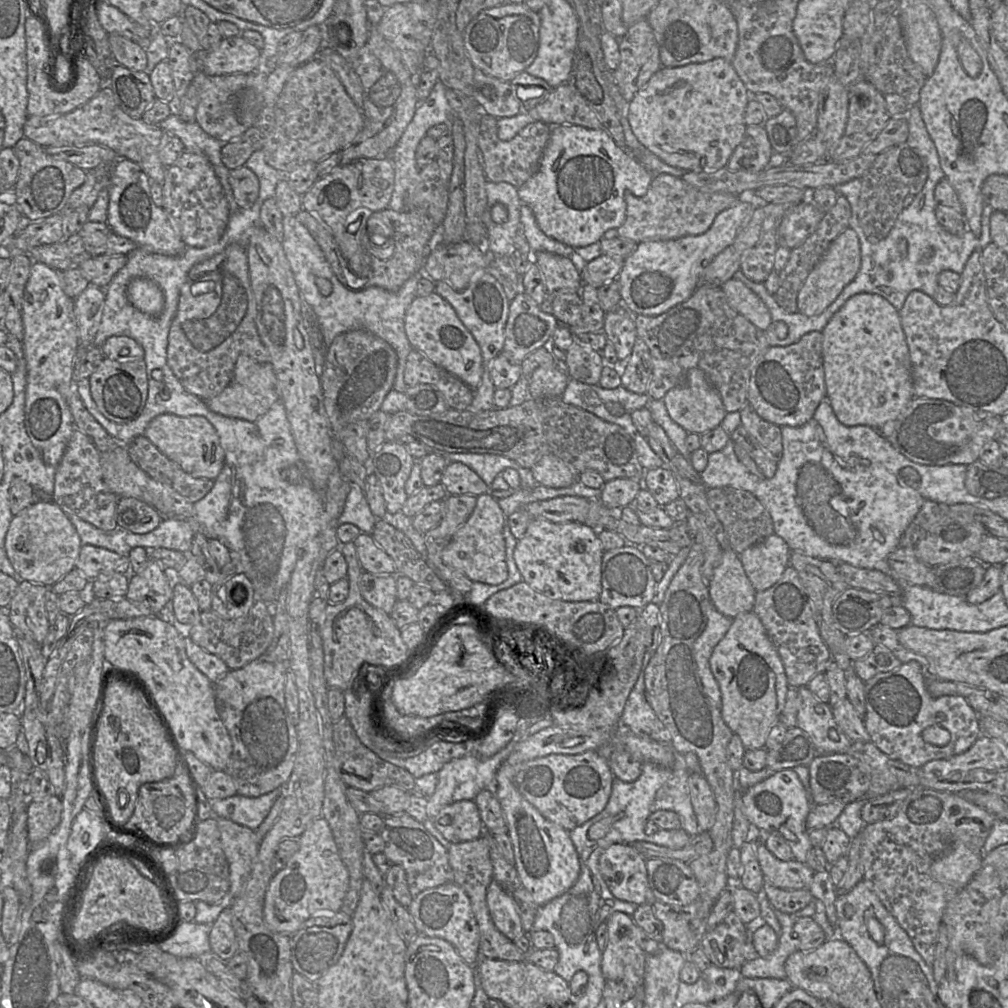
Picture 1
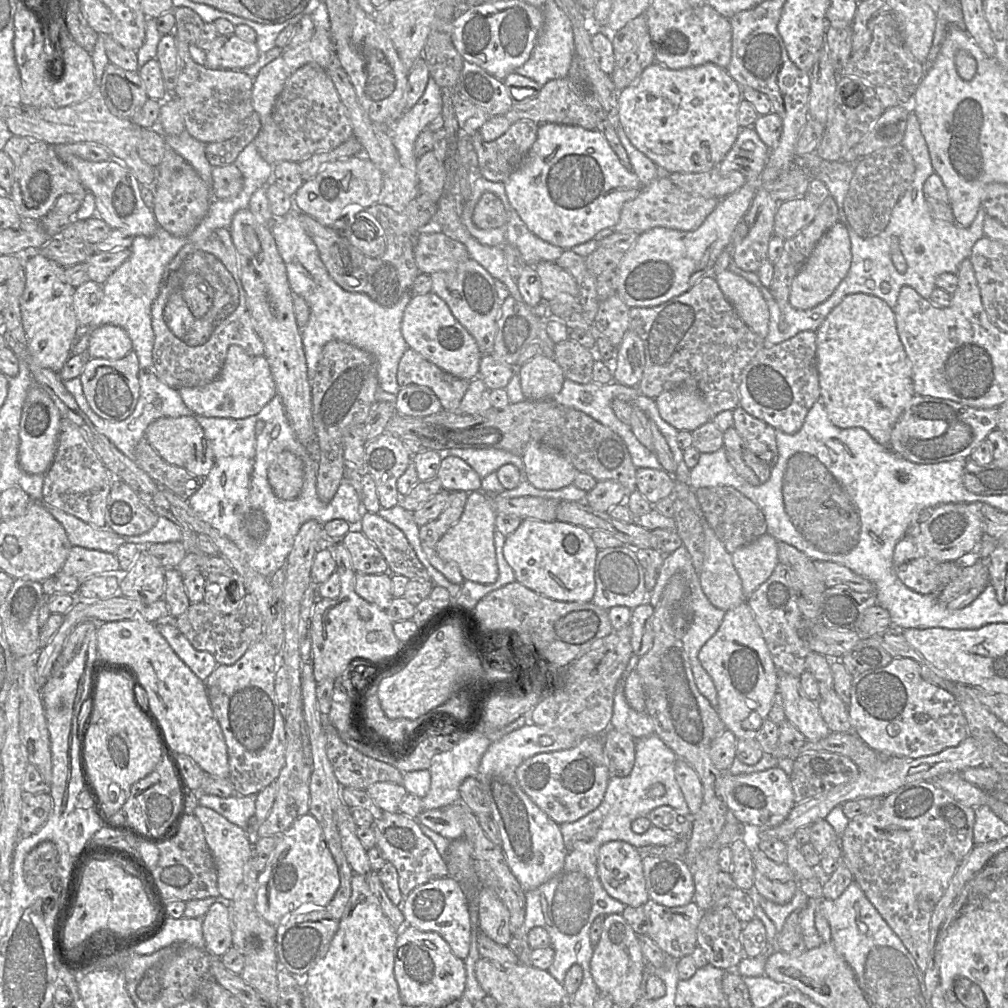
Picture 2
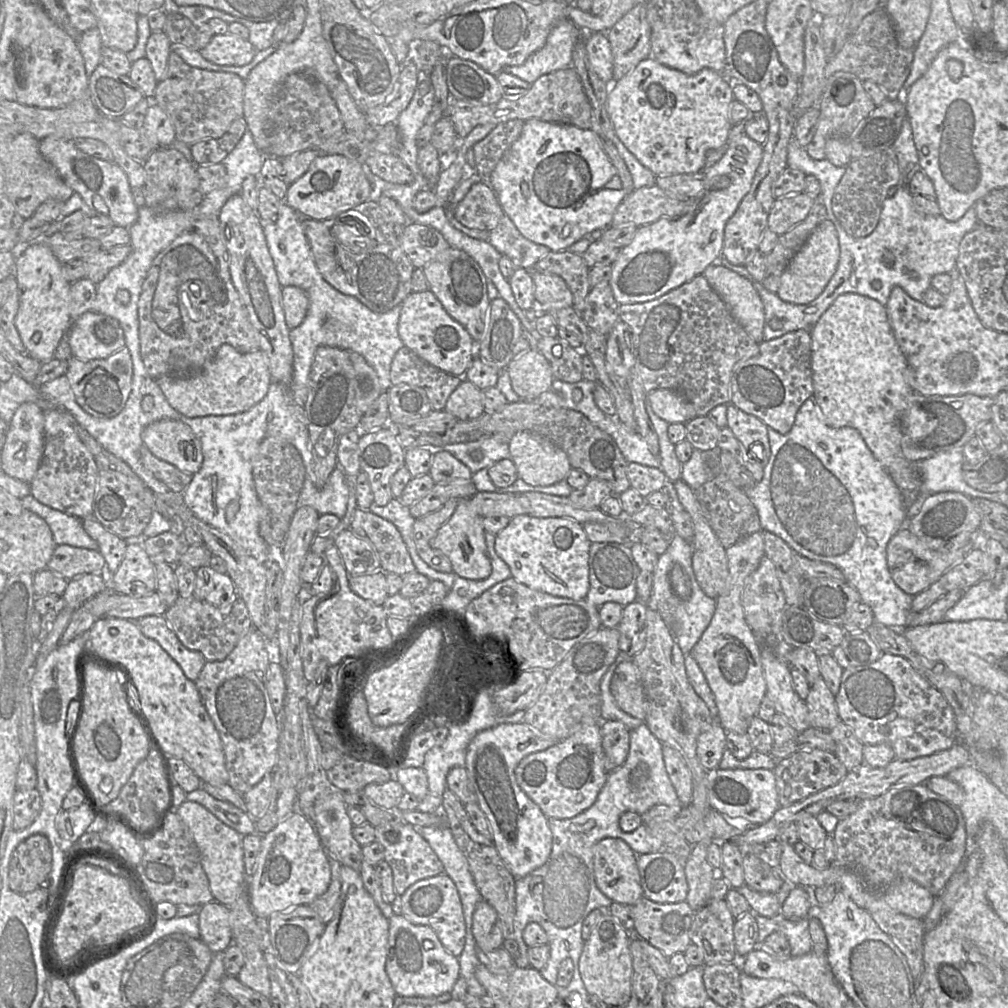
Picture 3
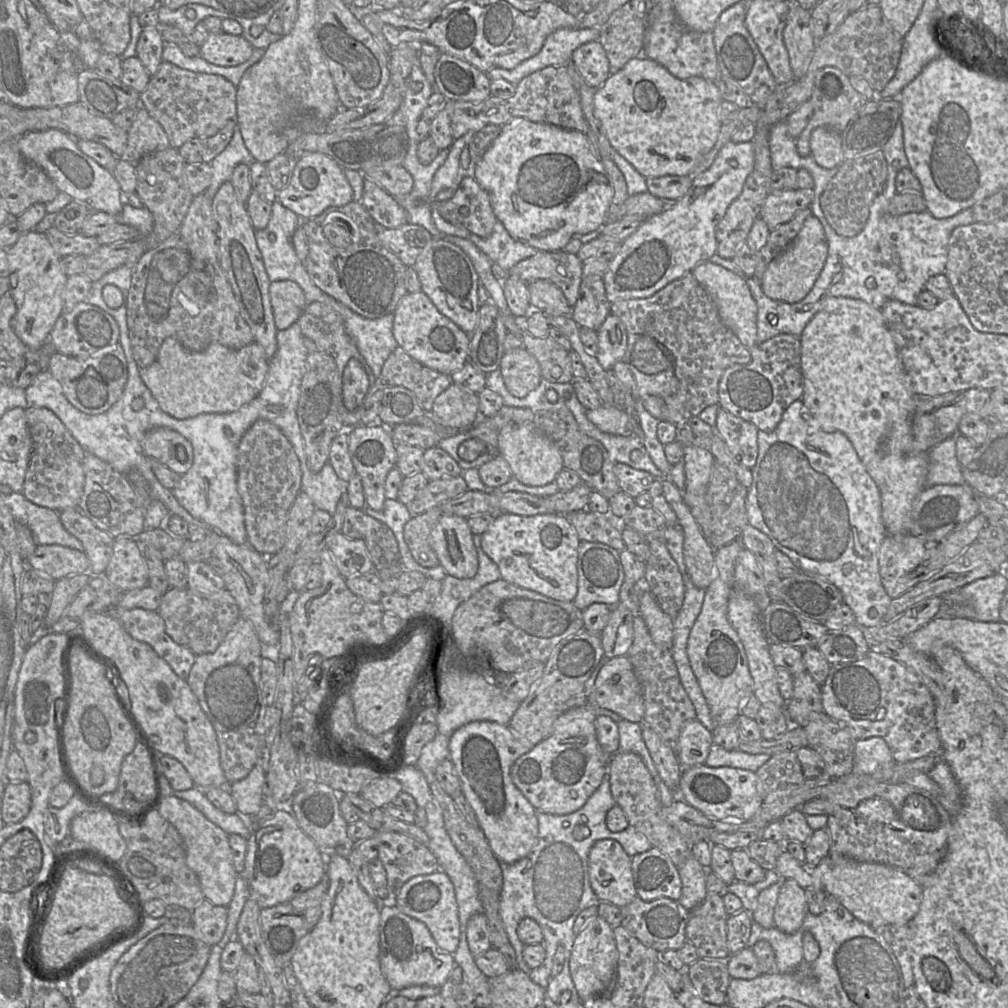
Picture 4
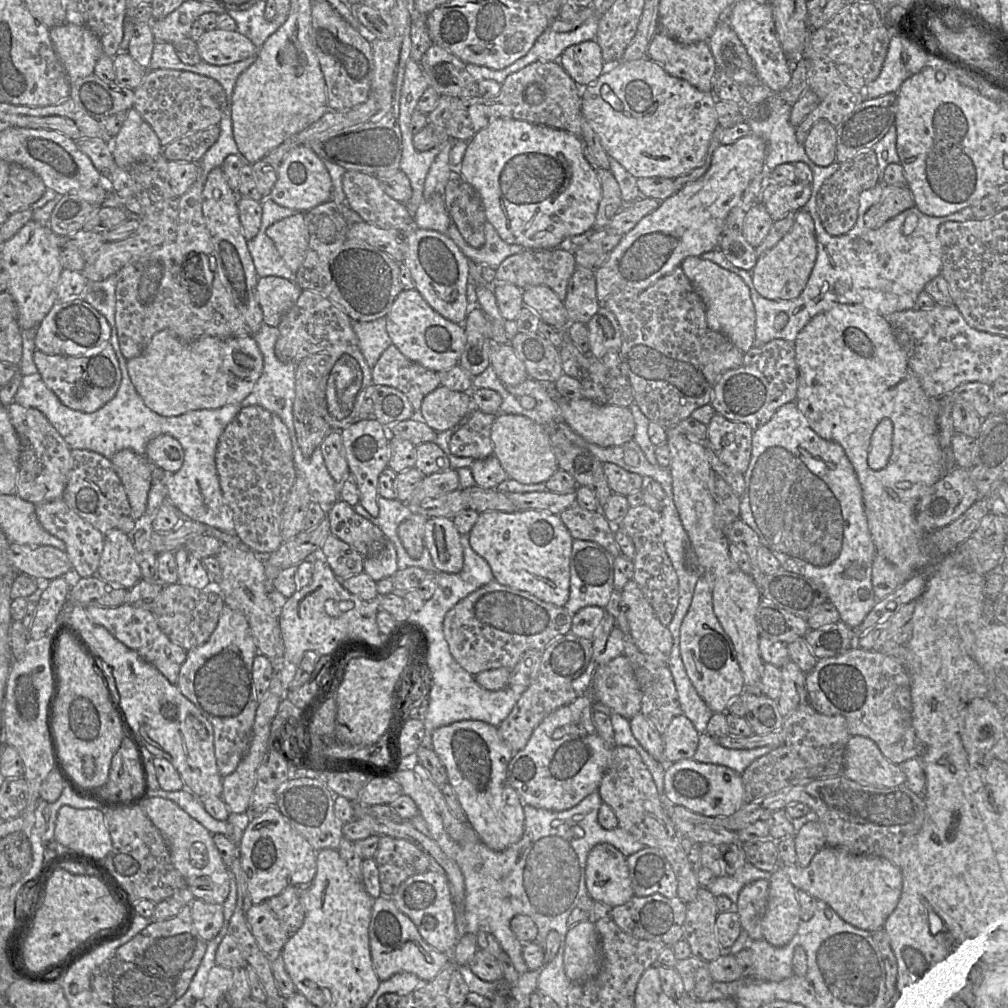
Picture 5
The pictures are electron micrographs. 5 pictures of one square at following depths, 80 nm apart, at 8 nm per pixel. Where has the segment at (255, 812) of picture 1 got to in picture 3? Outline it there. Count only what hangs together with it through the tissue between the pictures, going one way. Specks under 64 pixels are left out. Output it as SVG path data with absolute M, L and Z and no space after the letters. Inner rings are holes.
M201 788L186 793L186 799L201 804L224 824L243 836L258 834L254 819L246 810L241 810L231 803L218 800Z

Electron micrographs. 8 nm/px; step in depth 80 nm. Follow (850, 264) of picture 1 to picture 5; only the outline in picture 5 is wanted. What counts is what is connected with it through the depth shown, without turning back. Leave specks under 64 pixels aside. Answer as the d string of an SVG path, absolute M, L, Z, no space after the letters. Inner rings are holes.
M804 209L796 211L791 230L771 249L761 254L751 270L755 289L770 300L797 298L805 288L817 258L815 225Z

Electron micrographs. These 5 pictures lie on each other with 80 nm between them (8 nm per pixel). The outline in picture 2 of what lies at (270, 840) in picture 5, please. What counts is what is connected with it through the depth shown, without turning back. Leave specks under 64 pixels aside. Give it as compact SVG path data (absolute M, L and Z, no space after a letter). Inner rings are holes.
M308 813L299 817L288 830L280 834L278 844L272 851L265 868L259 873L256 910L265 921L275 926L303 905L309 906L303 909L308 911L325 909L339 886L339 870L324 839L323 830L318 821Z

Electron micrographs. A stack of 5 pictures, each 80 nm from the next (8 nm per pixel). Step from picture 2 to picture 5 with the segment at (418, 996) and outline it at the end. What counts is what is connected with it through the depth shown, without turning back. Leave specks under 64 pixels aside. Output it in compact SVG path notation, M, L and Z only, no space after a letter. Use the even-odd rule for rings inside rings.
M383 893L373 901L369 939L373 967L381 981L399 972L412 973L425 981L430 981L451 960L451 953L439 952L428 944L413 921L396 907L390 897Z

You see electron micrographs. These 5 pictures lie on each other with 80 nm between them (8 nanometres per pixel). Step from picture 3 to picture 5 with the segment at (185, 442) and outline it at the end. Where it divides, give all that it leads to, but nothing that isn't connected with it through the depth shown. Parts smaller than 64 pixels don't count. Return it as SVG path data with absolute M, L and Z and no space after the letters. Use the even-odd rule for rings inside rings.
M159 435L146 446L146 457L165 472L175 473L183 465L184 450L180 442L170 435Z

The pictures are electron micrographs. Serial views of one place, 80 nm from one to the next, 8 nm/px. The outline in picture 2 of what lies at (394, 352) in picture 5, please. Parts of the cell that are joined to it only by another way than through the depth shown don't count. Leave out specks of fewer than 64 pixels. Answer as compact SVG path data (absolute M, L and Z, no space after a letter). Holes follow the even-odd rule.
M410 347L399 361L397 383L400 387L411 384L427 386L438 397L443 410L448 411L458 411L469 386L469 381L445 372Z

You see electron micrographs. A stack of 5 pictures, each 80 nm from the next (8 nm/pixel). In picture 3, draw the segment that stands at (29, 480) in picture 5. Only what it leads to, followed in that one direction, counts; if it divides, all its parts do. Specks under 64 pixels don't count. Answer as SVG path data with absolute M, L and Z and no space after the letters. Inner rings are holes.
M44 409L44 451L40 466L30 482L30 495L40 503L79 519L92 518L99 468L95 458L72 427L69 413Z

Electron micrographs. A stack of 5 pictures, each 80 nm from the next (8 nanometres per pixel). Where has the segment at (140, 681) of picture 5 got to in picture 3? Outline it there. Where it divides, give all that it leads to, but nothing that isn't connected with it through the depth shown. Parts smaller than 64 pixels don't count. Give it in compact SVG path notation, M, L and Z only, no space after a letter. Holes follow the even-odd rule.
M102 617L97 619L92 627L89 630L89 645L94 649L94 651L102 656L103 658L111 661L118 661L122 663L130 672L133 682L137 688L139 701L140 701L140 708L143 714L147 717L152 732L157 739L159 745L163 749L163 751L169 757L176 757L178 759L183 760L194 772L195 774L201 779L202 783L208 783L211 785L223 785L228 783L228 772L225 765L225 754L223 751L223 745L219 736L219 733L210 718L200 696L200 693L195 685L195 682L189 680L181 667L169 656L169 654L154 640L147 638L142 634L139 627L136 624L136 621L129 621L125 619L119 618L110 618L110 617Z

